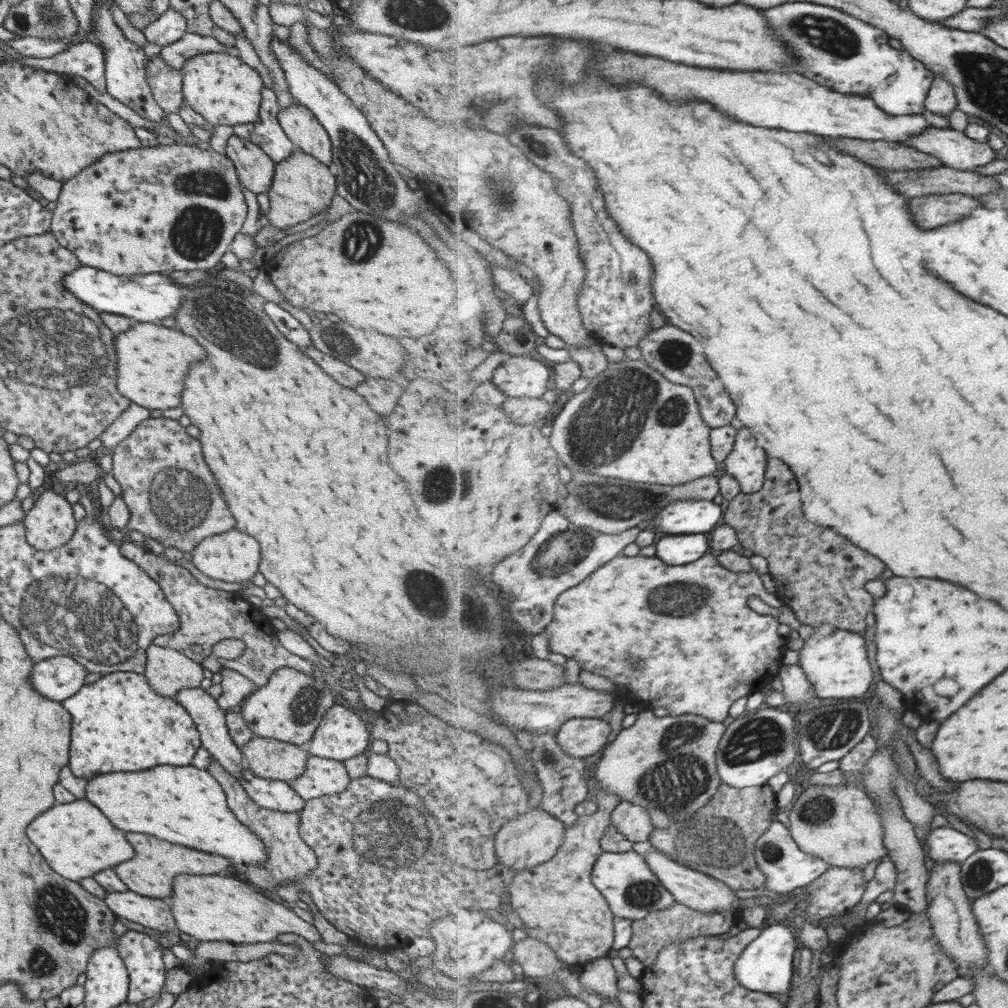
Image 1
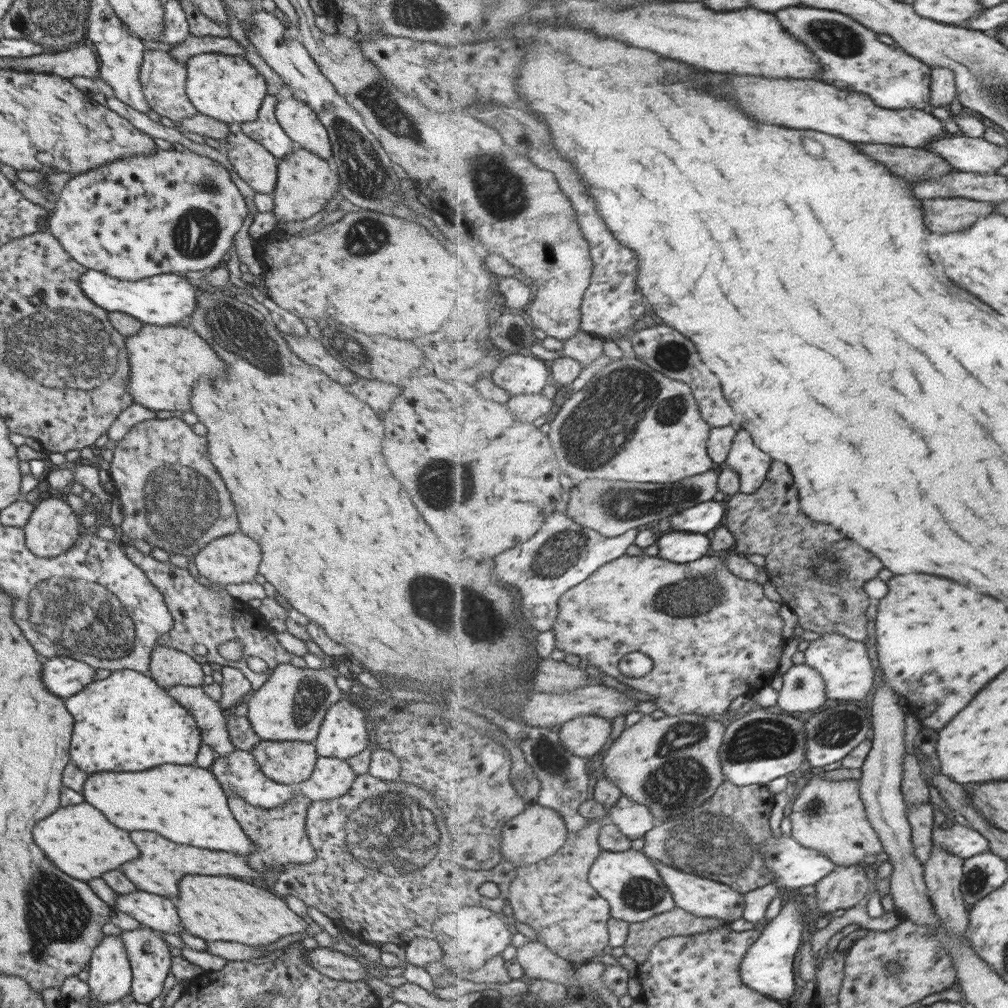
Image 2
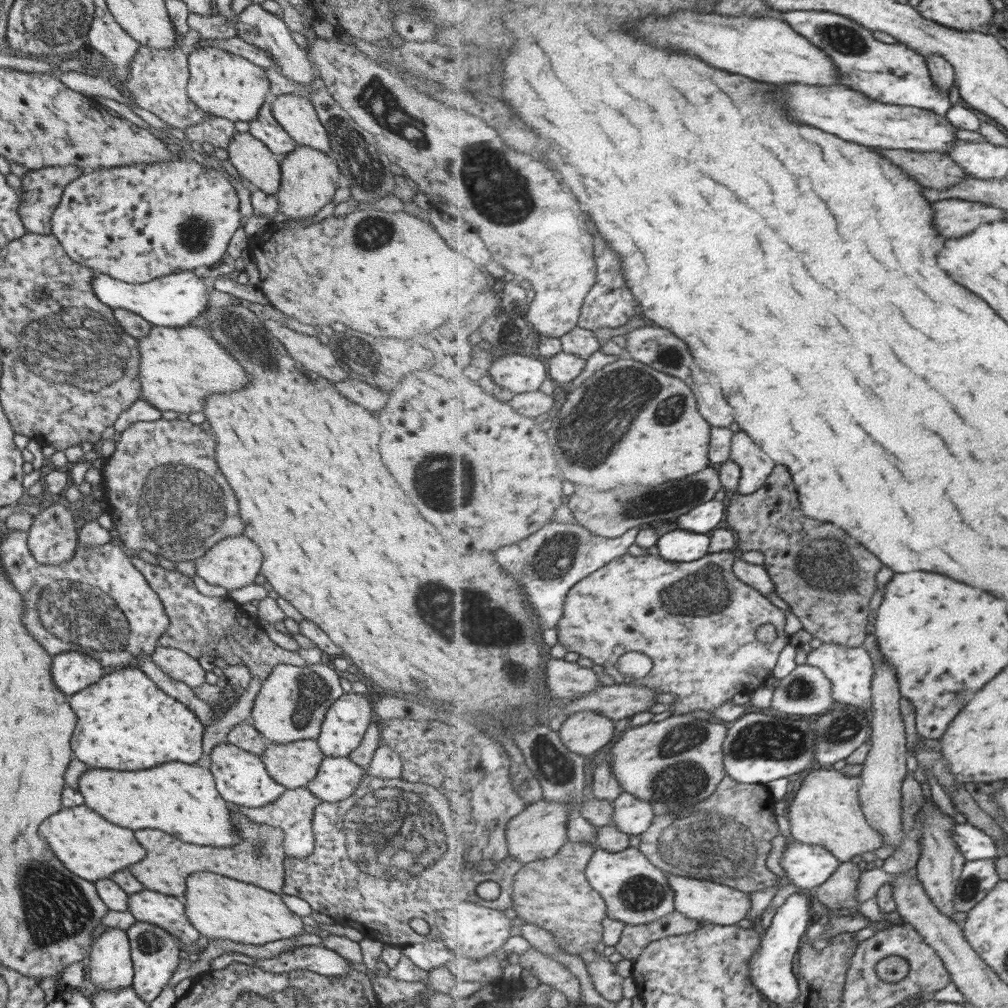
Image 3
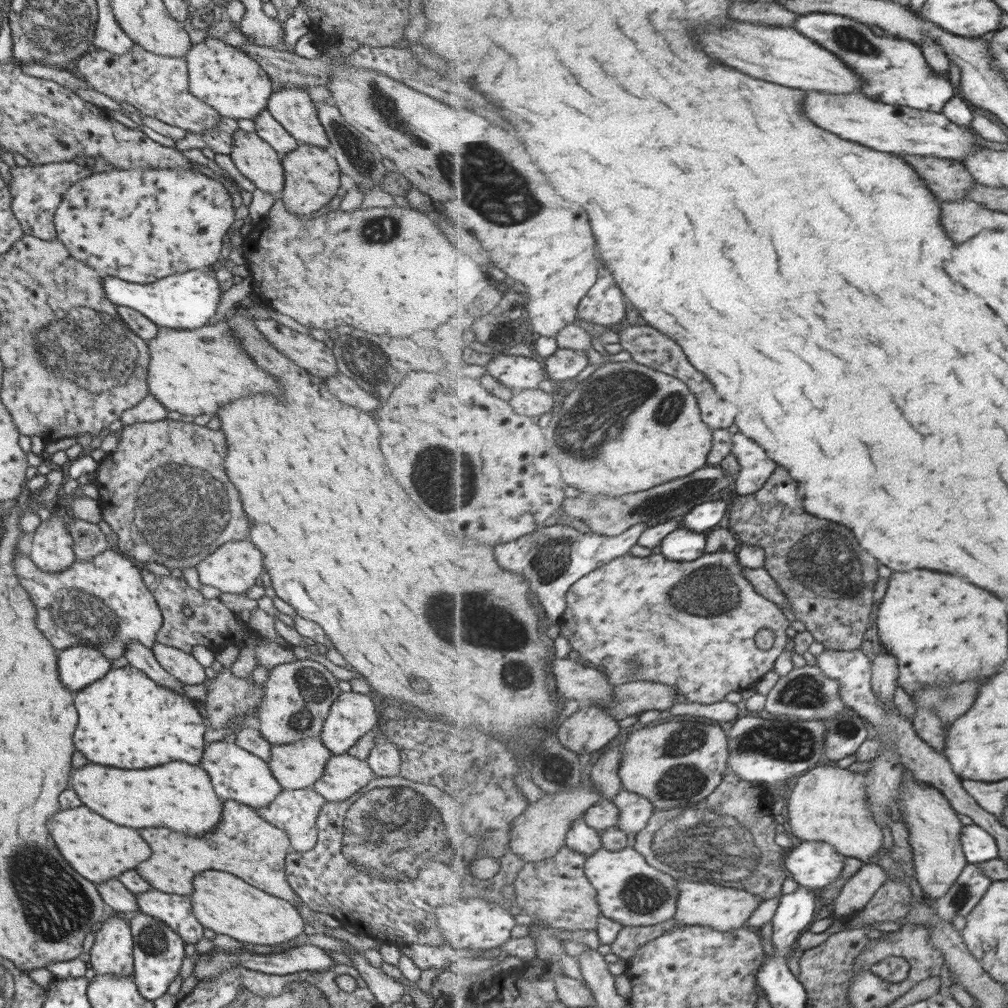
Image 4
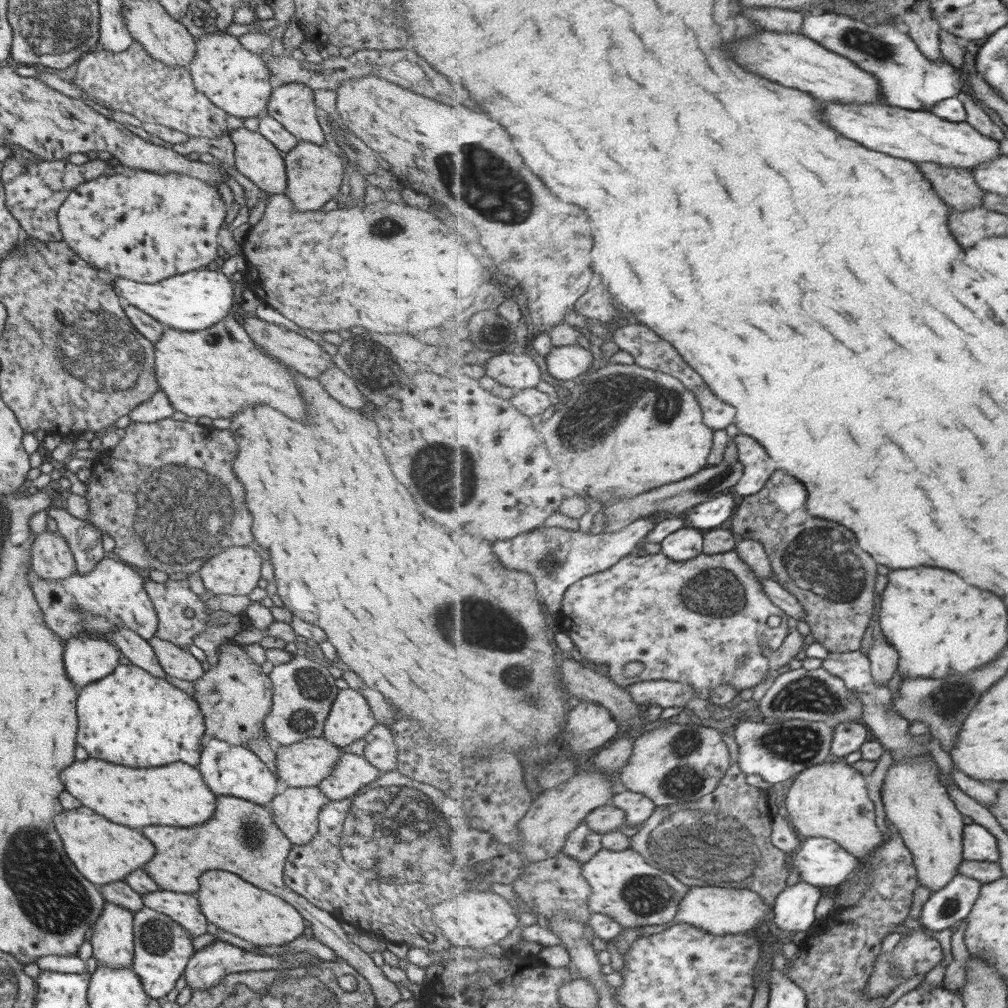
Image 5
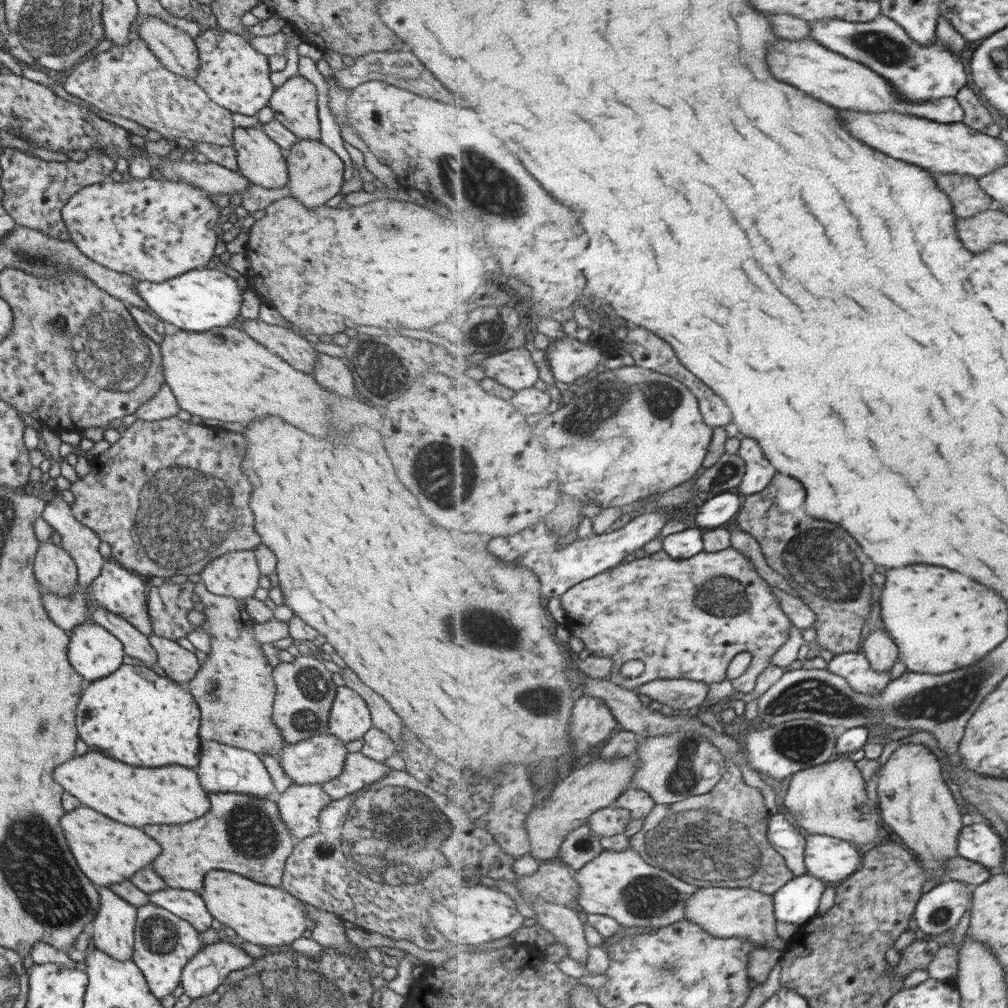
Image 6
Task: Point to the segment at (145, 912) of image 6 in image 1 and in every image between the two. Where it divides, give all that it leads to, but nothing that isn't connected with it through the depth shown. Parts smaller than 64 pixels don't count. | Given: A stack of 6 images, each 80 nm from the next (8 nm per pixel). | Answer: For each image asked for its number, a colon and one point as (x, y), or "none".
1: (141, 955)
2: (149, 958)
3: (154, 956)
4: (157, 952)
5: (161, 947)

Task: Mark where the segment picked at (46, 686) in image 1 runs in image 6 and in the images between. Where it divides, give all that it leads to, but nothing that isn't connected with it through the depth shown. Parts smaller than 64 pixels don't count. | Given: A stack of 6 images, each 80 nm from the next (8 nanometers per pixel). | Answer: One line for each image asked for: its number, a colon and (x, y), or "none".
2: (64, 676)
3: (71, 671)
4: (78, 665)
5: (86, 657)
6: (93, 652)

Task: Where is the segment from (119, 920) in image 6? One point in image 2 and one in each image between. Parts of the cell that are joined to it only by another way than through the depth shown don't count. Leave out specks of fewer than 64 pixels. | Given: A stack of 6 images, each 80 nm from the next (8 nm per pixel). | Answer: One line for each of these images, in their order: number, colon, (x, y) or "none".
2: (109, 976)
3: (109, 964)
4: (111, 953)
5: (111, 941)

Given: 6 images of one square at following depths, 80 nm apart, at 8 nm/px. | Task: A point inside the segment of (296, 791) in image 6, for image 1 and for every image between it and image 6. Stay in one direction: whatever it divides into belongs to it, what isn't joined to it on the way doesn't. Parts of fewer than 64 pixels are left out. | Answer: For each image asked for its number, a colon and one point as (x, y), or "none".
1: (288, 857)
2: (278, 834)
3: (292, 813)
4: (295, 811)
5: (295, 811)

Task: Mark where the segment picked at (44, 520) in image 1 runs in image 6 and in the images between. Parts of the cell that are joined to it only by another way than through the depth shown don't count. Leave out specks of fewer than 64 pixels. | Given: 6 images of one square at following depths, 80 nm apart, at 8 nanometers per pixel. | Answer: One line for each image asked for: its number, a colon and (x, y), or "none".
2: (51, 528)
3: (51, 539)
4: (51, 545)
5: (51, 559)
6: (53, 569)

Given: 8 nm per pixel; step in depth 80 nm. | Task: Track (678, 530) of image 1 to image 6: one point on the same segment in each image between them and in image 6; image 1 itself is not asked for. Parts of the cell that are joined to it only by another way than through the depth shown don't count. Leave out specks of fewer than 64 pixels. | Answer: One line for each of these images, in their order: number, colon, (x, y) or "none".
2: (702, 518)
3: (703, 519)
4: (705, 517)
5: (710, 515)
6: (717, 510)

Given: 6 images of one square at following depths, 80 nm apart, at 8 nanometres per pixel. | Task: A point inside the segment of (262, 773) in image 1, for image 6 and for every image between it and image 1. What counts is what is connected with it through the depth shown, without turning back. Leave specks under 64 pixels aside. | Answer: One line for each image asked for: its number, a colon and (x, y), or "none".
2: (287, 762)
3: (292, 765)
4: (296, 765)
5: (306, 763)
6: (317, 759)

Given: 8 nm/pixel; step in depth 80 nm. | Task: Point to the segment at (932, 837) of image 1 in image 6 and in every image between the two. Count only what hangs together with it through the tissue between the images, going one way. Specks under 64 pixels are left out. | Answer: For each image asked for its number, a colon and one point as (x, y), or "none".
2: (963, 841)
3: (975, 845)
4: (979, 846)
5: (980, 844)
6: (978, 842)

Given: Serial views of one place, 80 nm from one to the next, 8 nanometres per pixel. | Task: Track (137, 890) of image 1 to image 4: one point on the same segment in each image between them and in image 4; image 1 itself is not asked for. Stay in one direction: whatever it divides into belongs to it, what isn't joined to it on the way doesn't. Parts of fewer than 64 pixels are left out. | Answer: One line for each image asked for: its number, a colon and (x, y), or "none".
2: (161, 863)
3: (169, 861)
4: (243, 844)

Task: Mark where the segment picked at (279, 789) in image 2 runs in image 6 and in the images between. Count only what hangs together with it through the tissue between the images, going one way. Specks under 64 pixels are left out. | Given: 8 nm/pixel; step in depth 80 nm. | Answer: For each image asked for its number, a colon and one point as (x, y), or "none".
3: (240, 778)
4: (235, 774)
5: (226, 769)
6: (221, 769)

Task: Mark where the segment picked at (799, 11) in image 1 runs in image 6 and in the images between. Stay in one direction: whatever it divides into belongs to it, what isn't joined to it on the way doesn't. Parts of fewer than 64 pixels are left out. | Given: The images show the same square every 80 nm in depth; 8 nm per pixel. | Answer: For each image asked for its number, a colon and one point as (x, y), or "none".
2: (853, 57)
3: (895, 74)
4: (894, 70)
5: (909, 79)
6: (919, 72)

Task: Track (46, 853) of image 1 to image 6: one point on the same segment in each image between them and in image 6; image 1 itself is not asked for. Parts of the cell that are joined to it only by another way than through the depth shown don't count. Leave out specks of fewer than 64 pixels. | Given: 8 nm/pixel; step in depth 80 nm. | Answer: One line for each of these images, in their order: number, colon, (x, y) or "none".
2: (77, 839)
3: (91, 848)
4: (94, 847)
5: (103, 852)
6: (107, 852)

